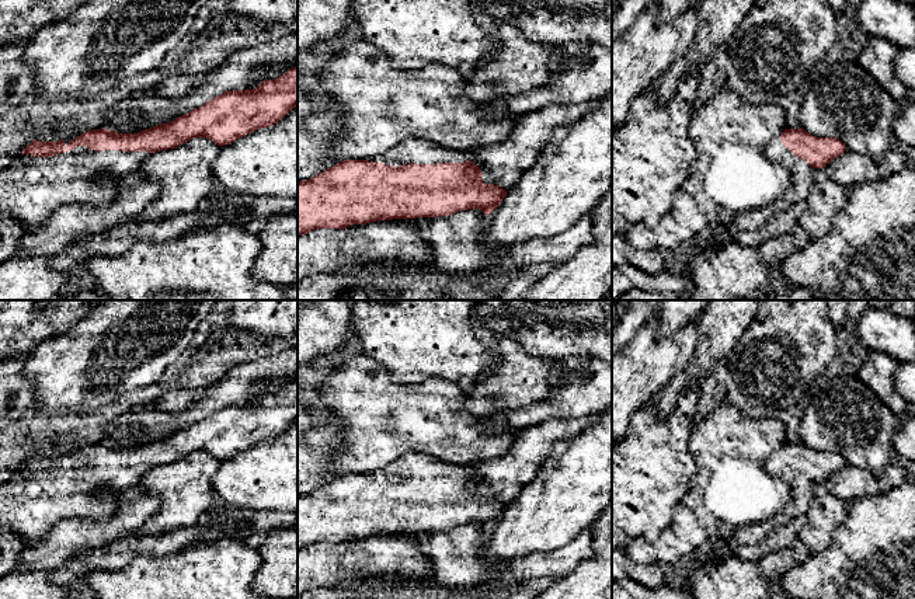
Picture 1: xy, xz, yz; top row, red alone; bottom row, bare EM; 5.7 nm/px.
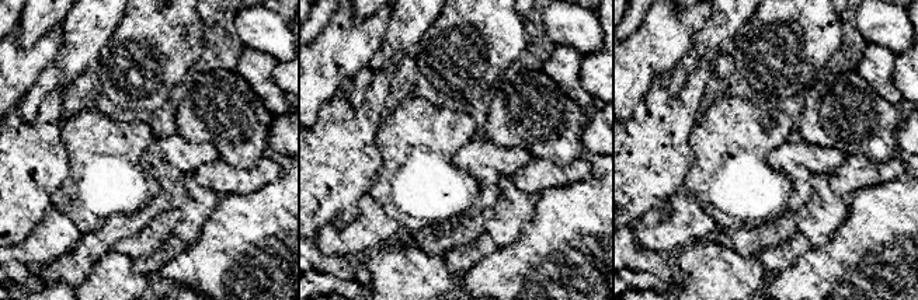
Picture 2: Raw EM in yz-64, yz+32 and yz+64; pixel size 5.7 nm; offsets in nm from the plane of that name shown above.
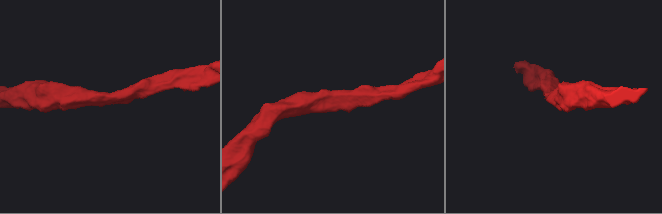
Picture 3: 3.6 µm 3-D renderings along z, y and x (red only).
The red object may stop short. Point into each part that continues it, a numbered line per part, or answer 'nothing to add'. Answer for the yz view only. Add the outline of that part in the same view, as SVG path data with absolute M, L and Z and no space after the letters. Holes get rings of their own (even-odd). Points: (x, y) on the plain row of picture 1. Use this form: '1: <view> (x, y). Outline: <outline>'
1: yz (800, 486). Outline: M777 452L768 457L765 469L769 474L780 478L789 485L790 498L786 508L766 522L737 527L737 530L726 541L720 539L712 540L704 550L704 556L709 560L719 561L731 554L738 546L756 544L765 540L765 537L779 525L786 525L796 516L803 513L806 515L810 509L810 504L813 501L811 487L814 483L807 476L797 473L793 467L790 467Z

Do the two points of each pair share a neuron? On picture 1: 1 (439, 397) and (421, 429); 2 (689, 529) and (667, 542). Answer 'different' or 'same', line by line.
1: same
2: same

